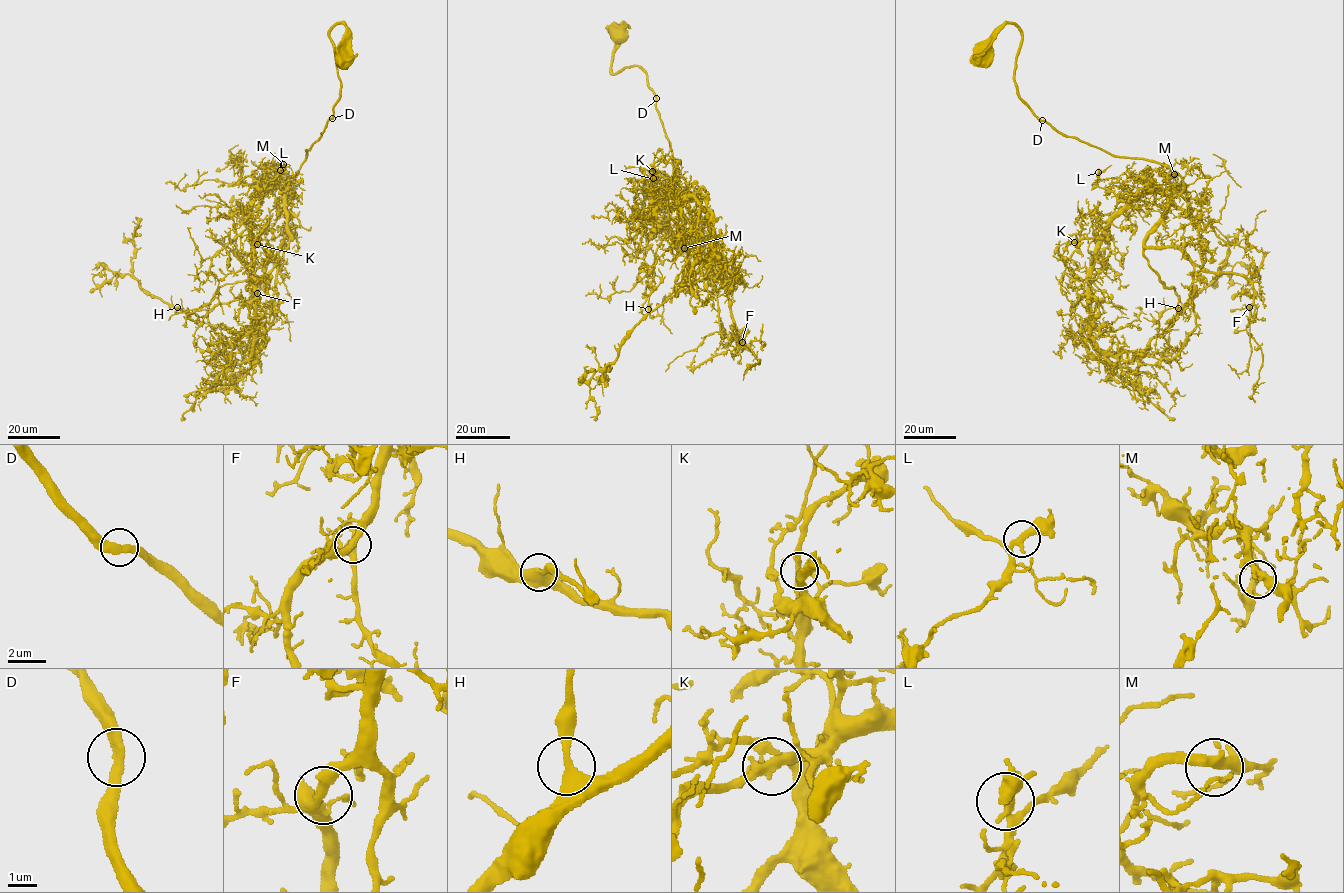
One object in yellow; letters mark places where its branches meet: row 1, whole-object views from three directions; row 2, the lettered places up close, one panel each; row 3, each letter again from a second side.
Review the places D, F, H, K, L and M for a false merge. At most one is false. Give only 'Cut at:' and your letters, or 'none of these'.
Cut at: none of these

